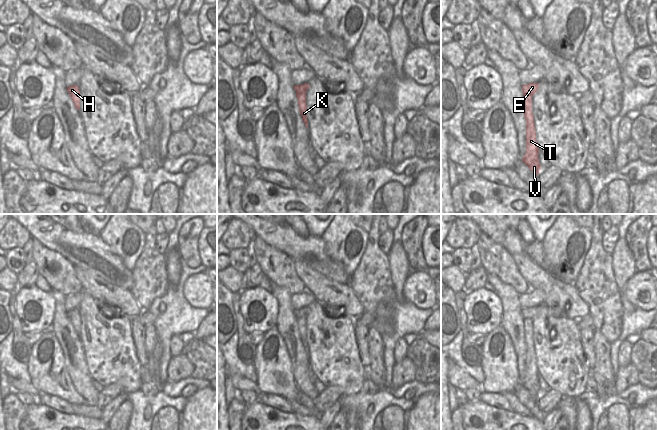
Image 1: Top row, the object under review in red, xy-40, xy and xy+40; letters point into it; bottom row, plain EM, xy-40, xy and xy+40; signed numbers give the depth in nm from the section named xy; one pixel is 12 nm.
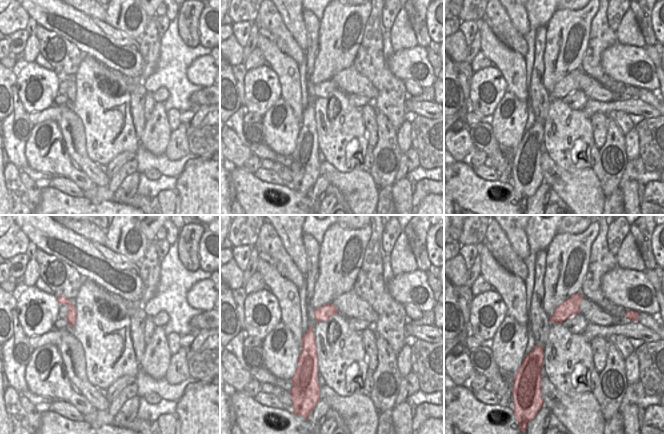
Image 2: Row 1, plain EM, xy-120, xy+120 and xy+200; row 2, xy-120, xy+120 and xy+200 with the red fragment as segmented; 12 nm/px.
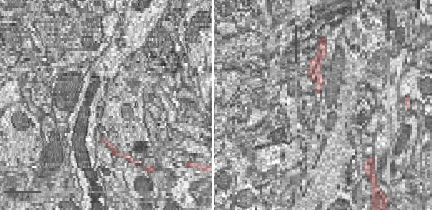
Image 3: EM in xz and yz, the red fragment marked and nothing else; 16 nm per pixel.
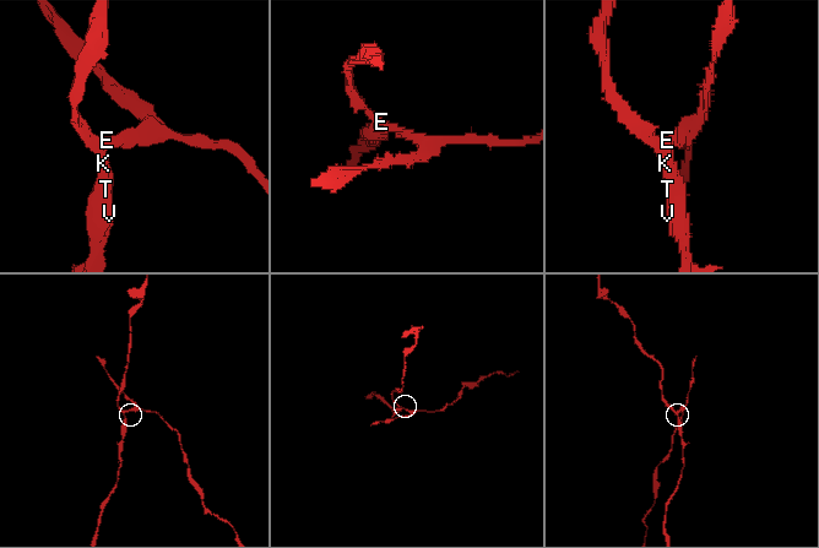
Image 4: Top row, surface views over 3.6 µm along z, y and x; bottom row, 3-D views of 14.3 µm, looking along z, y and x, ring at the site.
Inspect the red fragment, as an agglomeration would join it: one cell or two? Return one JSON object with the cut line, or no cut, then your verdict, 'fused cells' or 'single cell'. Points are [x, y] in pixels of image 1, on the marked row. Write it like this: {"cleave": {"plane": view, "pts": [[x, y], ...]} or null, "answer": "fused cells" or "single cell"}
{"cleave": {"plane": "xy+40", "pts": [[523, 93], [532, 95]]}, "answer": "fused cells"}

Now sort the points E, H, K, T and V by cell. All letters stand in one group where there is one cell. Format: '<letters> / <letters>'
E / H K T V

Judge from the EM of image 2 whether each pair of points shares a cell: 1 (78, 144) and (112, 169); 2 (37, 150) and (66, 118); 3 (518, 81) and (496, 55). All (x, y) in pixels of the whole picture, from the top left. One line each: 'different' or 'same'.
1: different
2: different
3: same

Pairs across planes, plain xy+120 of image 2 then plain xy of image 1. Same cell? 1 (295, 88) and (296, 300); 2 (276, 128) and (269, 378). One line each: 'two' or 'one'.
1: two
2: one

